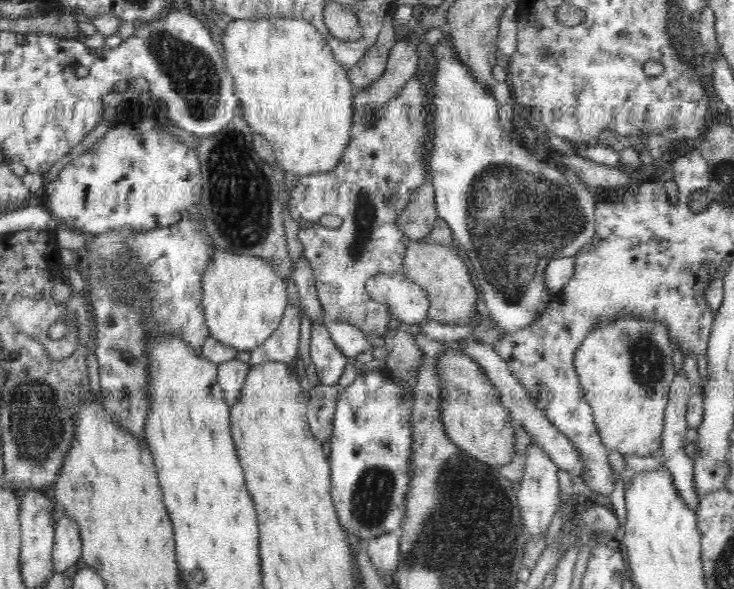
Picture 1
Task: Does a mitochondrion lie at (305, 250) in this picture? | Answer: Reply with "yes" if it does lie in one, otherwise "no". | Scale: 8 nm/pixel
no

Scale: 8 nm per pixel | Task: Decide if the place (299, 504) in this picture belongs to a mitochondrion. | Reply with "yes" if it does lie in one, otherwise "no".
no

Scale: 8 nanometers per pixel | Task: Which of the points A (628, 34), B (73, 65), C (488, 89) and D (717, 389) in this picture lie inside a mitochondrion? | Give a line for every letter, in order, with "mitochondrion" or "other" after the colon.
A: mitochondrion
B: other
C: other
D: other

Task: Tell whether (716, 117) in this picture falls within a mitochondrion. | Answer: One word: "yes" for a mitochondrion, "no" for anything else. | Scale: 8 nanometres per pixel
no

